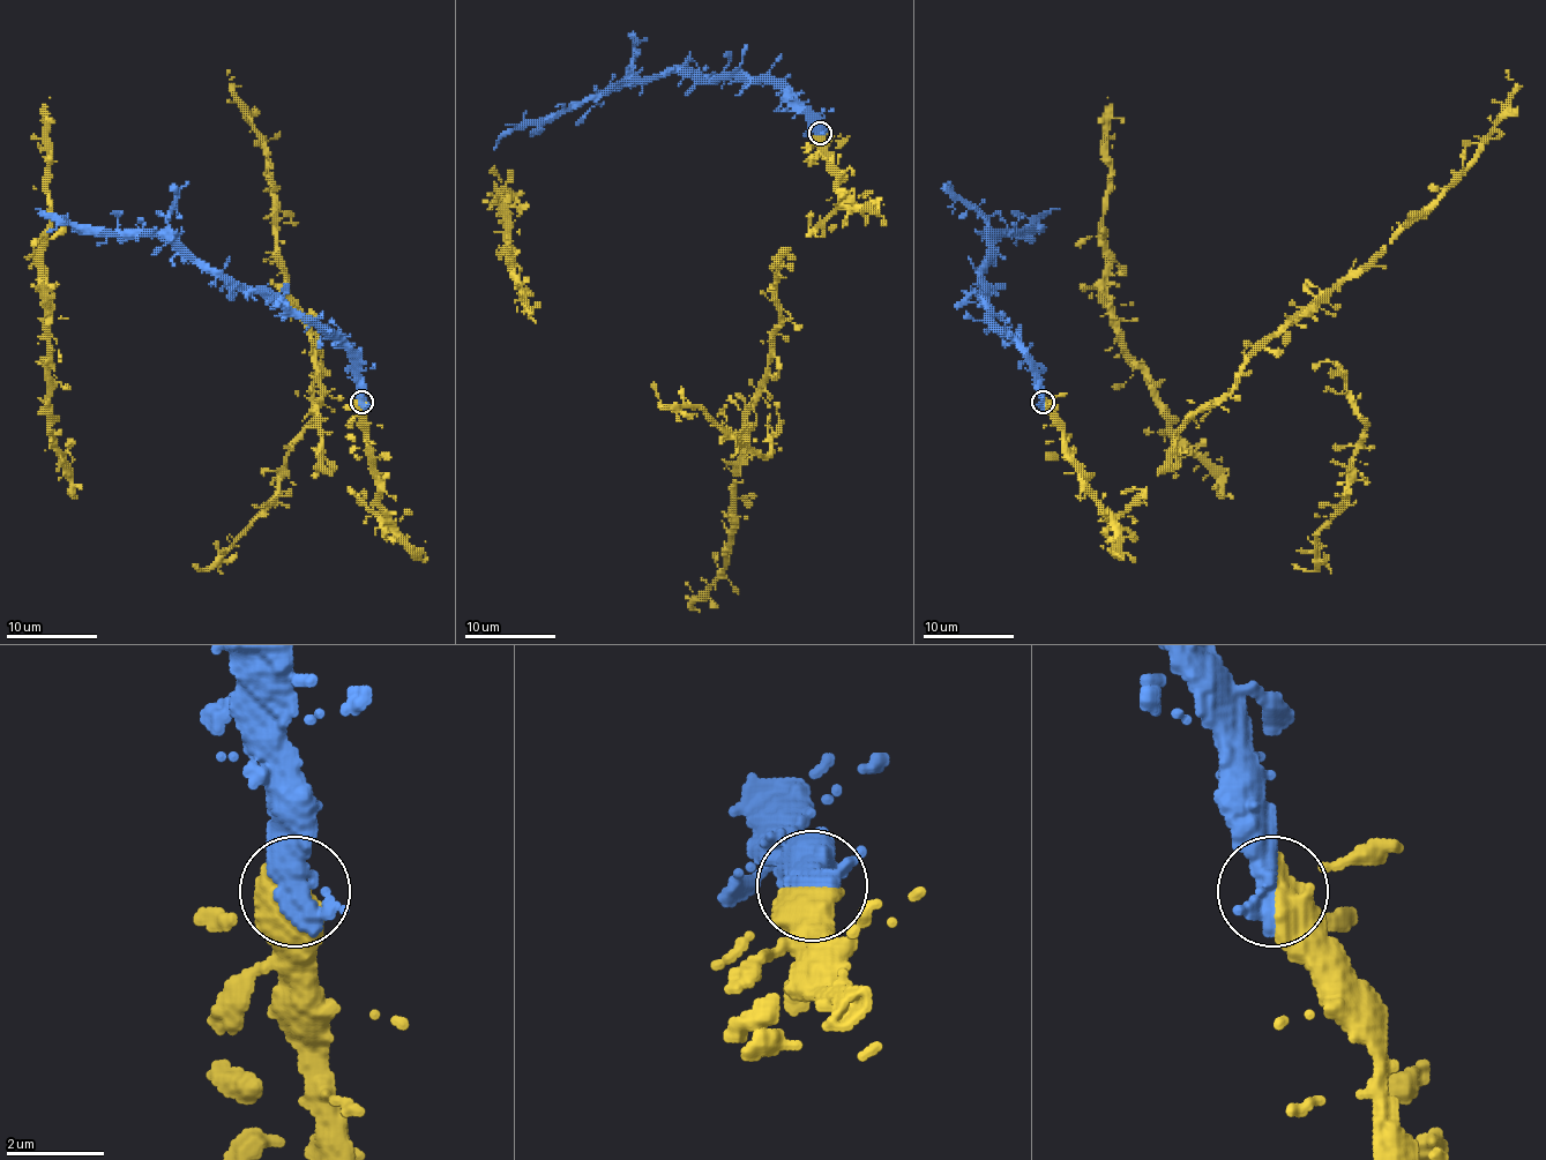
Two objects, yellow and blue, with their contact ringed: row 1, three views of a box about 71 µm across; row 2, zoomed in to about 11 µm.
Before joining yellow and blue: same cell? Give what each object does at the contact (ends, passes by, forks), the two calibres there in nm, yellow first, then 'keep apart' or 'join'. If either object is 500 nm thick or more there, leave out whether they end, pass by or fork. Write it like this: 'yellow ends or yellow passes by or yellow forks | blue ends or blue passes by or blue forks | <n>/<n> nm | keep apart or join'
550/480 nm | join

